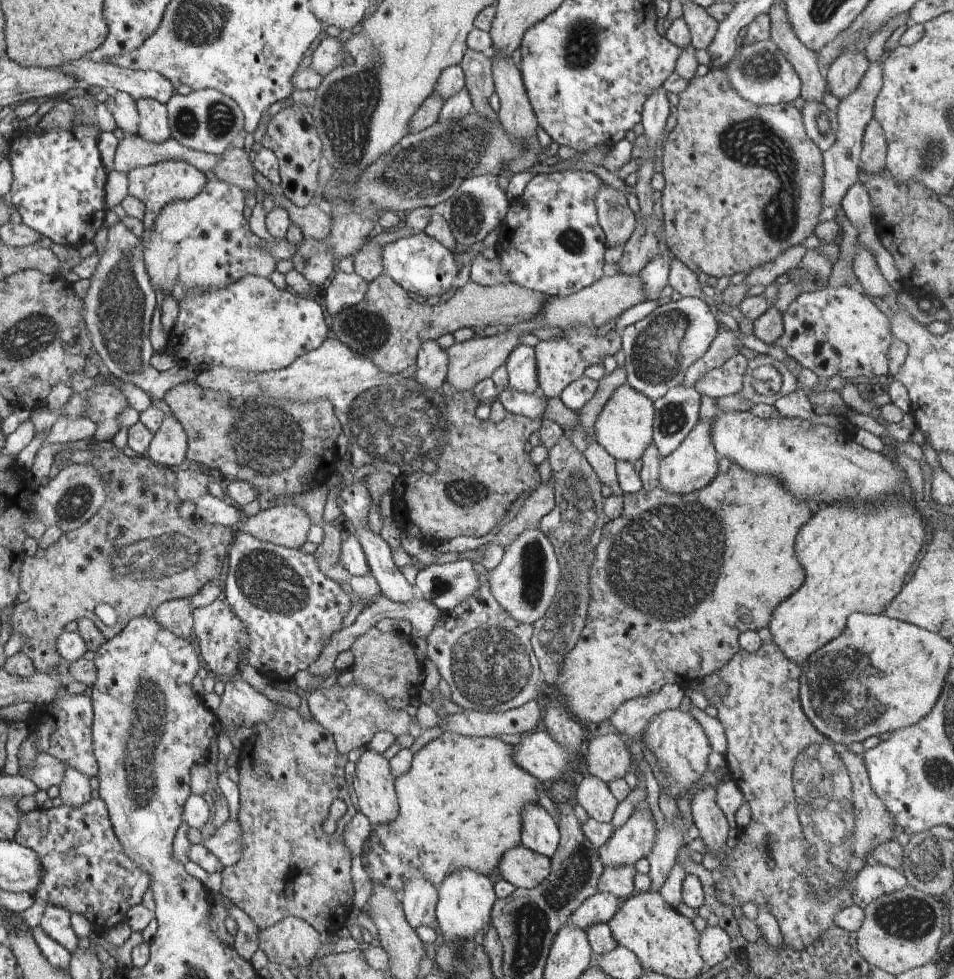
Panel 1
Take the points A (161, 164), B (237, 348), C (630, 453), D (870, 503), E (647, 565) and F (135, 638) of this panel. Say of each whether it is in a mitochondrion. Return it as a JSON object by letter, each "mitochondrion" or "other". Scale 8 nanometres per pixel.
{"A":"other","B":"other","C":"other","D":"other","E":"mitochondrion","F":"other"}

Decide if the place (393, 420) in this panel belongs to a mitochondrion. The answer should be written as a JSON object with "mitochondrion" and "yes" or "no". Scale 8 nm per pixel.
{"mitochondrion":"yes"}

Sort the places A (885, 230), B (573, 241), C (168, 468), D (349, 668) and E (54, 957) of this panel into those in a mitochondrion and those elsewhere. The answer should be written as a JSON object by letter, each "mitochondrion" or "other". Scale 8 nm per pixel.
{"A":"other","B":"mitochondrion","C":"other","D":"other","E":"other"}

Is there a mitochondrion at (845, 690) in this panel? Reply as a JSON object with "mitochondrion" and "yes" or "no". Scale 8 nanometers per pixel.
{"mitochondrion":"yes"}

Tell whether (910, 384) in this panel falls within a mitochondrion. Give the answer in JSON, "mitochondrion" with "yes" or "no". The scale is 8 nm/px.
{"mitochondrion":"no"}

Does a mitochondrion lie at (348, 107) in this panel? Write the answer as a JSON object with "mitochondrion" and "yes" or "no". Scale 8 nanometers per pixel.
{"mitochondrion":"yes"}

